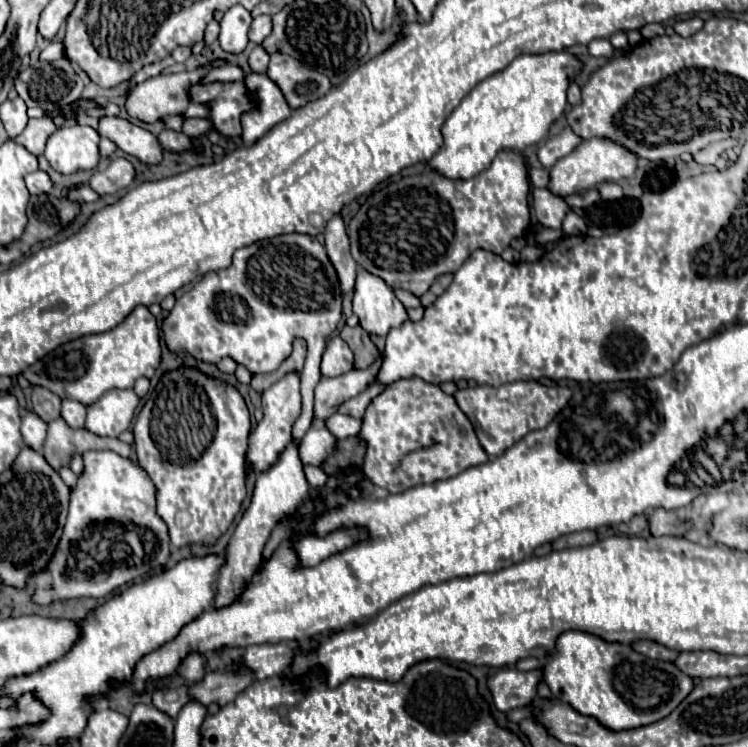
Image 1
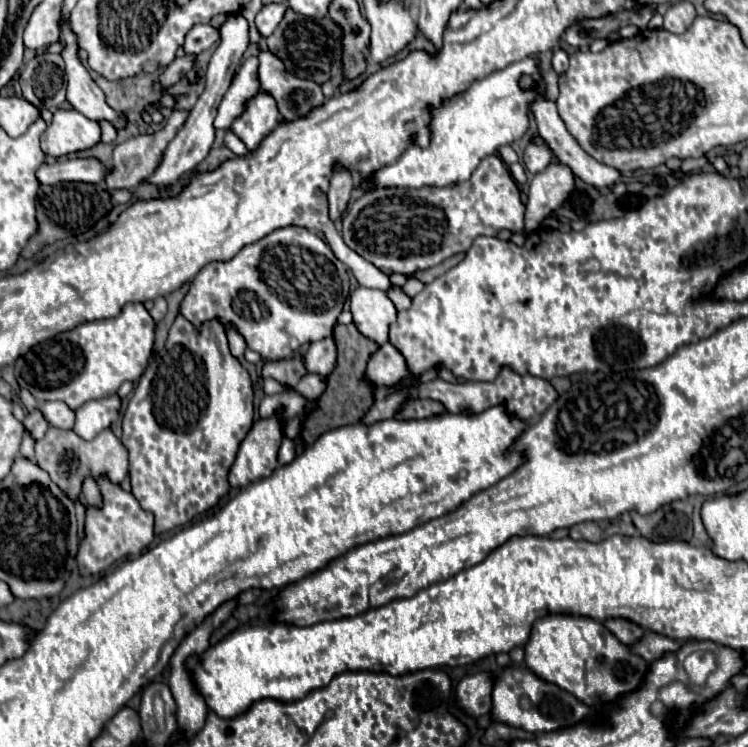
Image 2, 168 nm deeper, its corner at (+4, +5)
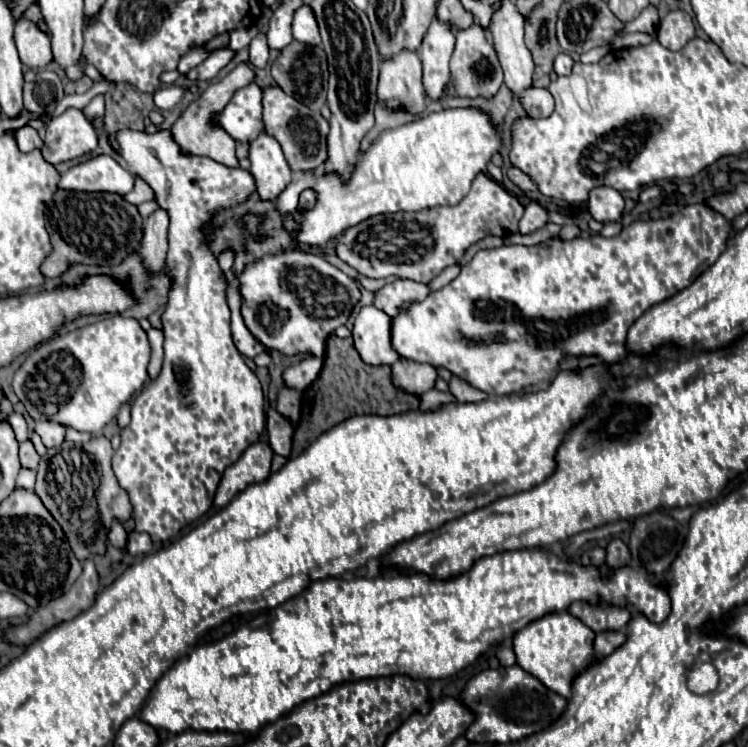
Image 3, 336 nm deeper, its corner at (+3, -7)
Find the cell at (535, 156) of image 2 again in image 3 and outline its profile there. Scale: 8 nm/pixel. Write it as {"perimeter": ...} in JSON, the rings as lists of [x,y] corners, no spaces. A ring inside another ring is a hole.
{"perimeter":[[[510,168],[508,172],[506,172],[506,176],[520,188],[520,190],[524,190],[524,192],[532,192],[532,190],[536,190],[538,186],[534,184],[534,180],[530,180],[530,176],[526,176],[522,170],[518,170],[518,168]]]}

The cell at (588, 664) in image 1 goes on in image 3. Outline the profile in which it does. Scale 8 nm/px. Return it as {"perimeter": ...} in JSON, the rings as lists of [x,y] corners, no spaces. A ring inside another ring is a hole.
{"perimeter":[[[568,610],[546,614],[544,618],[538,618],[524,626],[514,636],[514,652],[516,652],[516,664],[536,676],[546,688],[552,692],[570,698],[572,682],[576,676],[580,676],[588,666],[598,662],[594,652],[594,636],[596,632],[582,624],[576,616],[570,616]]]}

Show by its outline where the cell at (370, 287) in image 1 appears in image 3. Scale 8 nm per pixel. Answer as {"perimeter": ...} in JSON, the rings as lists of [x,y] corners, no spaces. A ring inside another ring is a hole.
{"perimeter":[[[362,306],[360,314],[354,320],[352,338],[358,354],[366,364],[378,366],[388,364],[392,366],[400,356],[392,348],[392,318],[374,308],[374,306]]]}

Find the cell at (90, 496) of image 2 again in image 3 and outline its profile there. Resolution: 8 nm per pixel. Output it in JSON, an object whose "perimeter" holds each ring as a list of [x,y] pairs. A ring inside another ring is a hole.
{"perimeter":[[[114,520],[114,524],[110,524],[110,534],[108,534],[110,542],[116,546],[116,548],[125,548],[127,544],[127,532],[124,530],[124,526],[120,526],[118,520]]]}

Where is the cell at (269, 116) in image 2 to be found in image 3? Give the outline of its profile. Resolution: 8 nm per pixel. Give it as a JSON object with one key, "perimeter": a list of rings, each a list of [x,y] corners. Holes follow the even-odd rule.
{"perimeter":[[[264,130],[250,142],[248,158],[252,162],[250,174],[256,180],[260,198],[276,198],[286,188],[292,174],[278,140],[274,140],[274,136]]]}

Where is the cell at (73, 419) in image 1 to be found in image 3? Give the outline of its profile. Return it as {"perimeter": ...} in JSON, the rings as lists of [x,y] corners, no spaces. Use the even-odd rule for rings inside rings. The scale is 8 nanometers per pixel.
{"perimeter":[[[42,420],[42,422],[36,422],[34,430],[40,434],[42,442],[46,448],[52,448],[52,446],[58,446],[64,442],[64,436],[66,436],[66,426],[62,424],[54,424],[52,420]]]}

